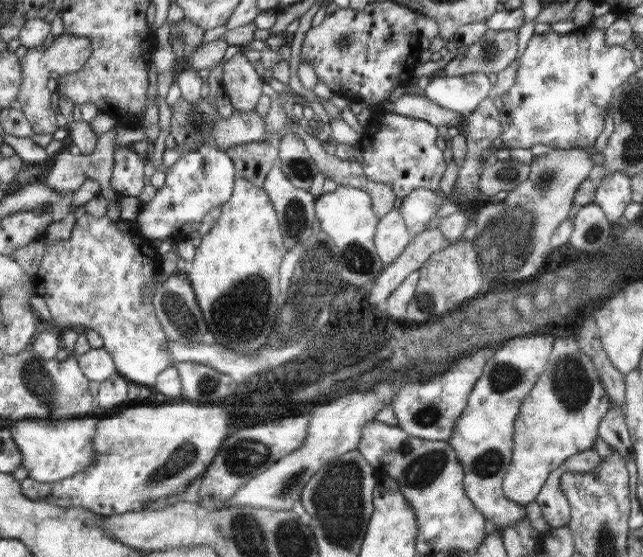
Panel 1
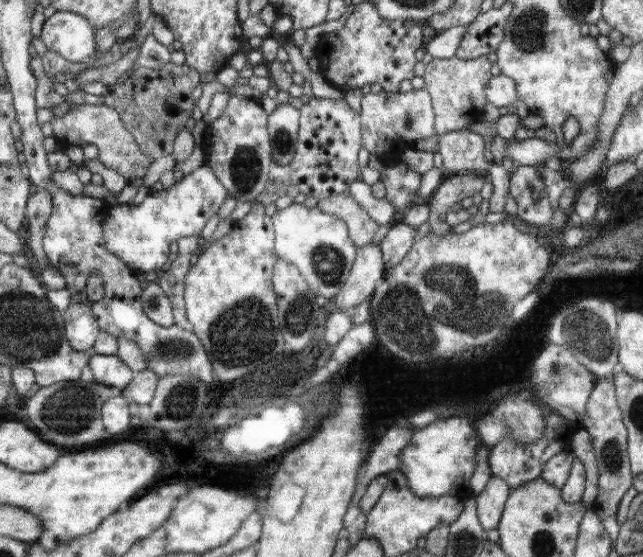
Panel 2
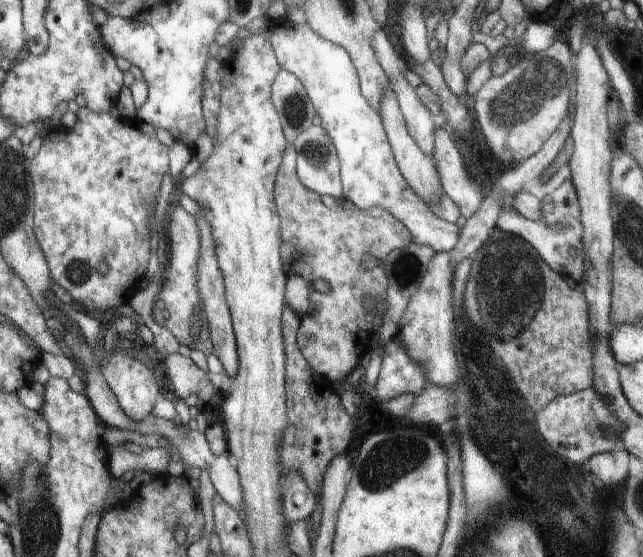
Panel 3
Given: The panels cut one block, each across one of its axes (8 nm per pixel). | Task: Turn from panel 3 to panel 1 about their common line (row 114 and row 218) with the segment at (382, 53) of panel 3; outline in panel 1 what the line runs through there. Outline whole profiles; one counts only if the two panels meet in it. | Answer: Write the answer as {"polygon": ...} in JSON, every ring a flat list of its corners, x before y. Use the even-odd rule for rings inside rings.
{"polygon":[[425,188,411,190,399,206,399,212,401,212,409,232,419,234,419,232,427,230,431,226,431,222,435,220,435,214,443,202,445,200,441,198,441,192,433,192,433,190,425,190]]}

